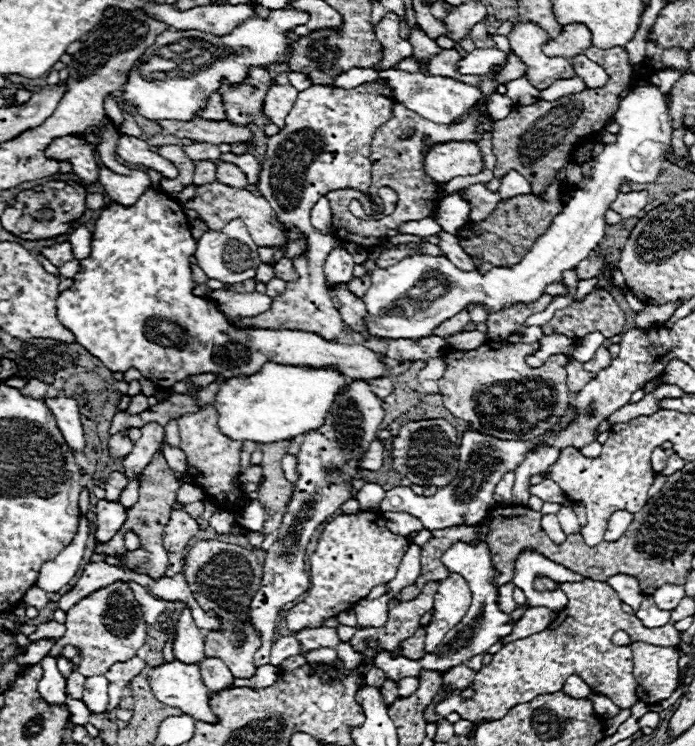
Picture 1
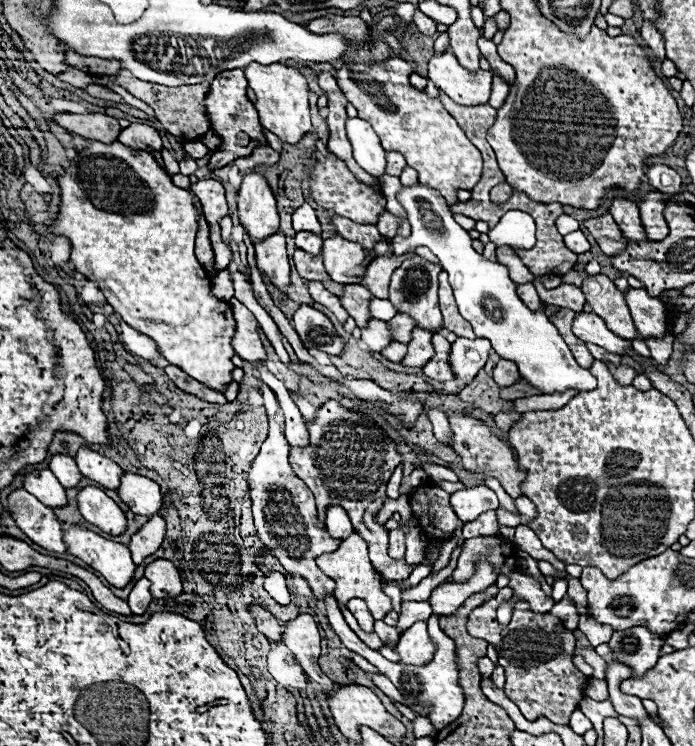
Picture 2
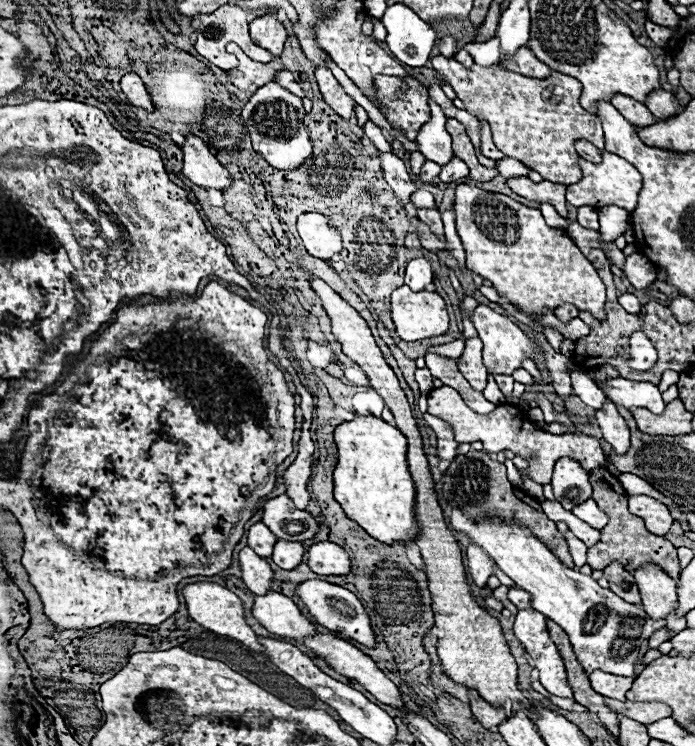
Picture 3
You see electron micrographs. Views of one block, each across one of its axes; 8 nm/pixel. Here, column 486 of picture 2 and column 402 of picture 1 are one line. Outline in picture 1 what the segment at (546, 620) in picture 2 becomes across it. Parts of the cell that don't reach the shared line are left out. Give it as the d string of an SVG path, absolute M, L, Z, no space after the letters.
M428 582L428 584L422 588L422 594L420 594L416 600L408 600L408 602L402 602L402 600L396 600L396 598L390 600L390 604L388 604L388 620L386 620L384 626L380 626L380 628L374 628L374 626L360 628L360 630L350 638L350 644L352 644L354 652L360 652L360 654L364 654L364 656L370 658L370 660L376 658L374 650L378 650L378 648L384 648L384 650L388 650L388 652L394 652L394 650L400 646L400 640L406 640L406 638L410 638L410 636L416 632L422 614L428 612L428 610L432 610L434 594L436 594L436 590L438 590L438 584L440 584L440 582Z

